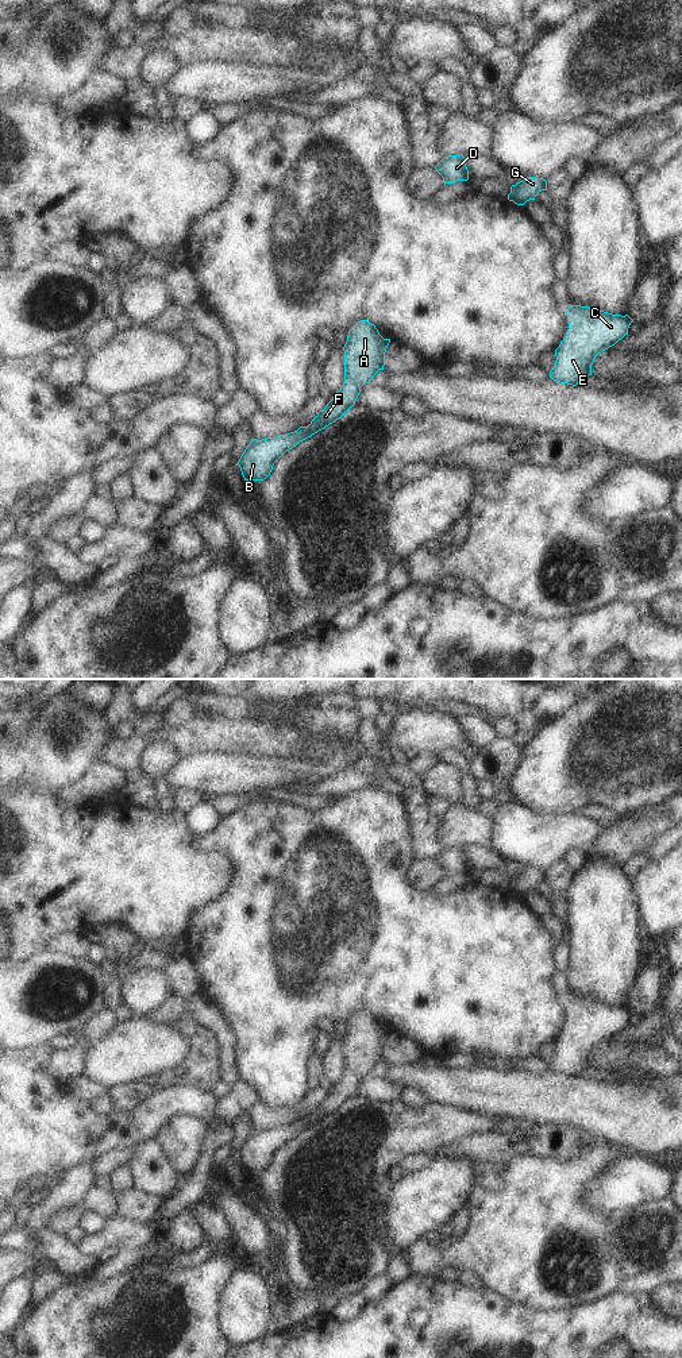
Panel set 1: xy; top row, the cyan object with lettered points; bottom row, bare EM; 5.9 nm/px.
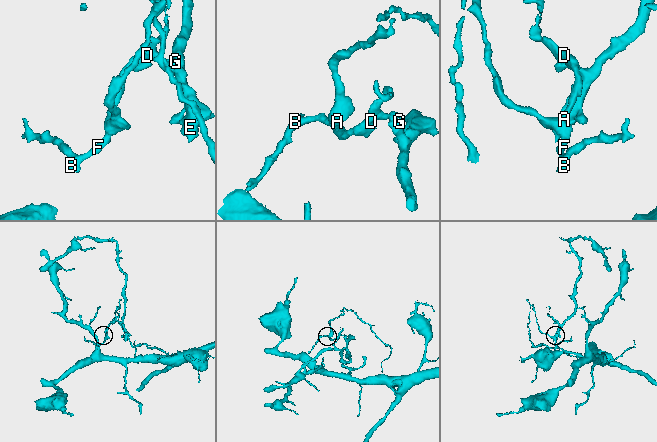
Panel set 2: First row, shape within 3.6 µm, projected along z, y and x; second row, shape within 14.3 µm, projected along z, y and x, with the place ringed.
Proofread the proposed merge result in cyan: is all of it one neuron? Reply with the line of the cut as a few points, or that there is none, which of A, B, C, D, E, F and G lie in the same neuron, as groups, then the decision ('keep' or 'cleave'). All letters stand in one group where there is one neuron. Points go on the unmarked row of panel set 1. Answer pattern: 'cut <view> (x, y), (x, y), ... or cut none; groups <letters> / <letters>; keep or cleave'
cut xy (511, 882), (521, 895); groups A B D F / C E G; cleave

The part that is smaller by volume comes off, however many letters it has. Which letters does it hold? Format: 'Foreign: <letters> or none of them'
Foreign: C, E, G.

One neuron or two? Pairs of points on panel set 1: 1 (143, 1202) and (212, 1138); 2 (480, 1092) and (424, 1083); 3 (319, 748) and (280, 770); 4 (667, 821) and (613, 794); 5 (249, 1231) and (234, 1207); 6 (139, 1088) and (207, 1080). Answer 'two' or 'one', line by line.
1: two
2: one
3: two
4: two
5: one
6: one

